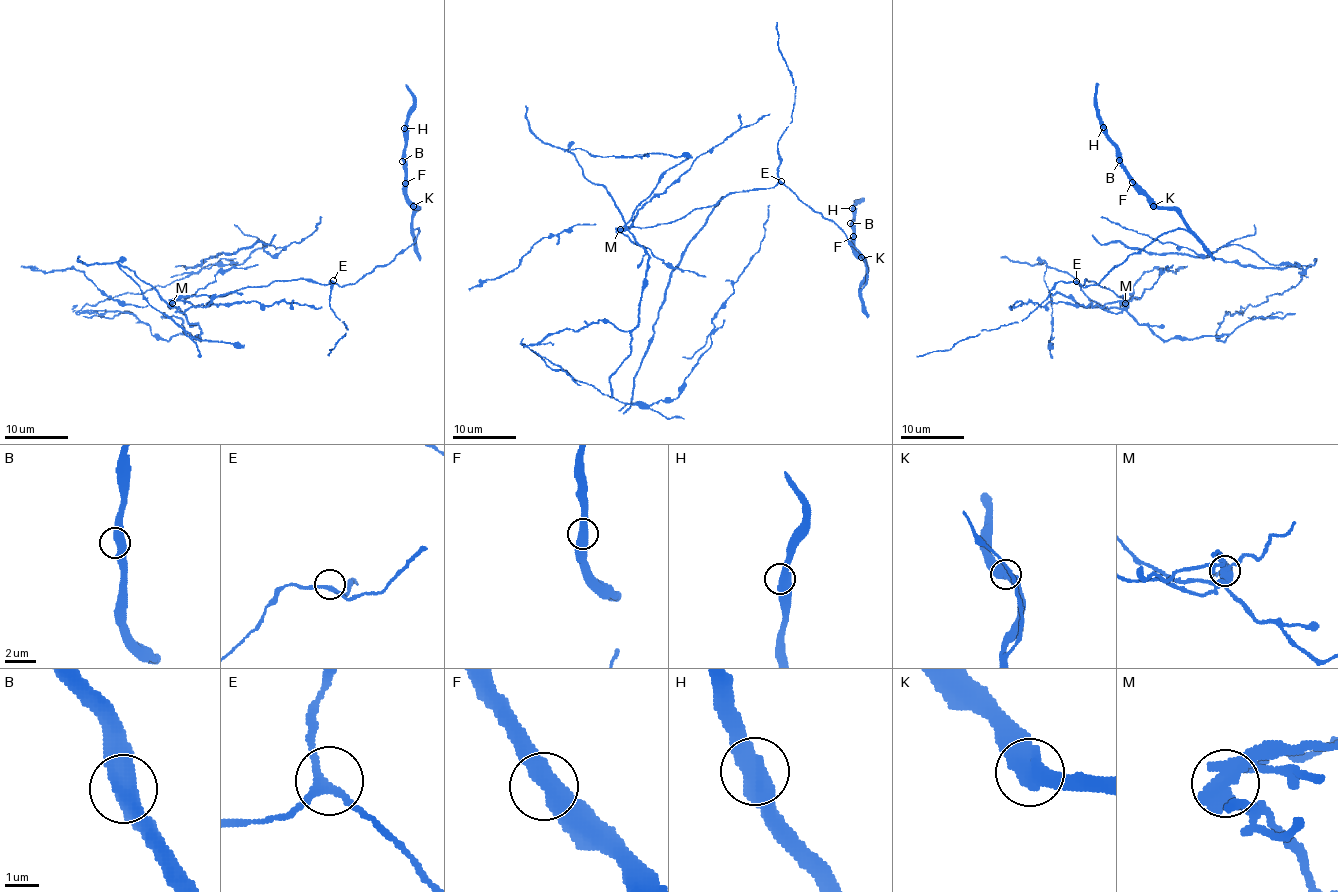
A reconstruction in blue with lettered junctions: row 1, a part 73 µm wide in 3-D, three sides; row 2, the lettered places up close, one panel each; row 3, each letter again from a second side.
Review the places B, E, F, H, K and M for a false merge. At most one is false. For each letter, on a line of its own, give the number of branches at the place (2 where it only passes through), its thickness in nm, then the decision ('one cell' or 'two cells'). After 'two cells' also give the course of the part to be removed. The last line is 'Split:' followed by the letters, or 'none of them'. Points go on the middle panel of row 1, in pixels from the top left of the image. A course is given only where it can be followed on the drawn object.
B: branches 2; calibre 550 nm; one cell
E: branches 3; calibre 200 nm; one cell
F: branches 2; calibre 500 nm; one cell
H: branches 2; calibre 500 nm; one cell
K: branches 2; calibre 650 nm; one cell
M: branches 3; calibre 440 nm; two cells; course (620, 230), (647, 252), (639, 322), (527, 346), (650, 404), (674, 400), (710, 346), (770, 204)
Split: M

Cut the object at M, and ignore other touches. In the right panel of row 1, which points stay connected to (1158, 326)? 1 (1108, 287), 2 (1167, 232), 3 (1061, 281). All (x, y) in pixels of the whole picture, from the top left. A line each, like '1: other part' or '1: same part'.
1: other part
2: other part
3: other part

